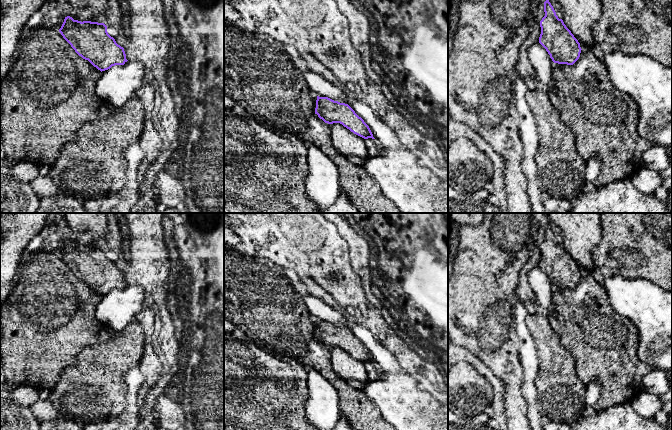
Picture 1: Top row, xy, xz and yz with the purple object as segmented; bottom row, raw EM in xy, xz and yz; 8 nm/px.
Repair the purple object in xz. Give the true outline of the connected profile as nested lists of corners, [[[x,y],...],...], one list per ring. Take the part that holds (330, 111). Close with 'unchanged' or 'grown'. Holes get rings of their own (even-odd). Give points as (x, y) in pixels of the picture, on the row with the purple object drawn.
[[[317,96],[315,114],[325,123],[340,123],[364,139],[375,139],[369,126],[348,104]]] | unchanged

